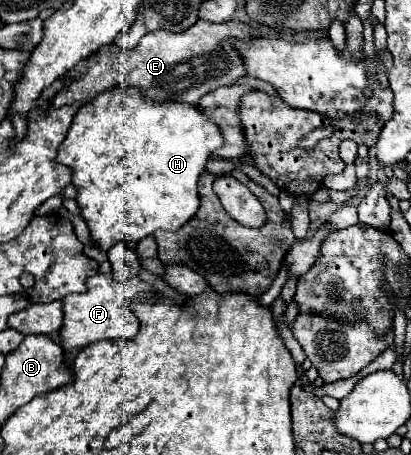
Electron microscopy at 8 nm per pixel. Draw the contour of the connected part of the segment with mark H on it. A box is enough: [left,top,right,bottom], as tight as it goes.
[55,87,223,251]

